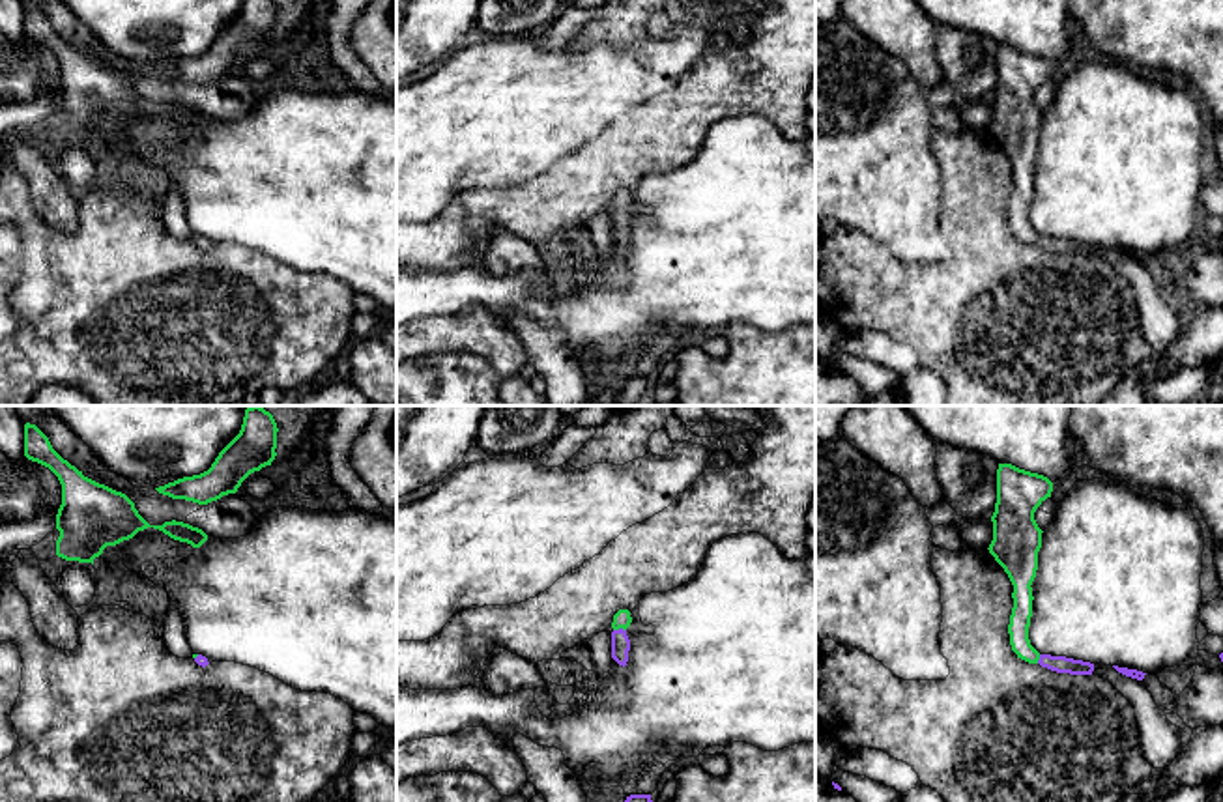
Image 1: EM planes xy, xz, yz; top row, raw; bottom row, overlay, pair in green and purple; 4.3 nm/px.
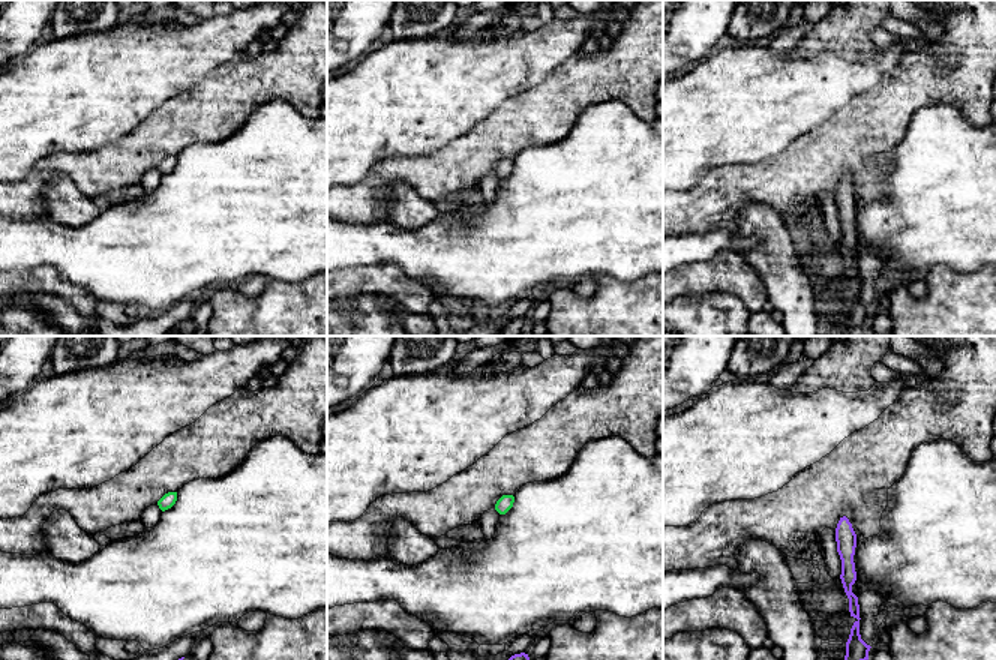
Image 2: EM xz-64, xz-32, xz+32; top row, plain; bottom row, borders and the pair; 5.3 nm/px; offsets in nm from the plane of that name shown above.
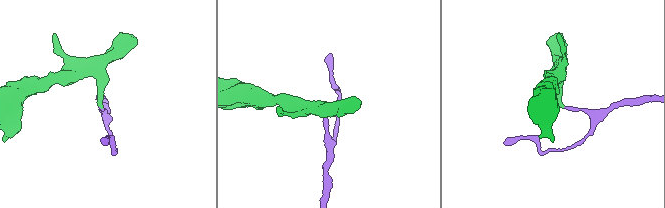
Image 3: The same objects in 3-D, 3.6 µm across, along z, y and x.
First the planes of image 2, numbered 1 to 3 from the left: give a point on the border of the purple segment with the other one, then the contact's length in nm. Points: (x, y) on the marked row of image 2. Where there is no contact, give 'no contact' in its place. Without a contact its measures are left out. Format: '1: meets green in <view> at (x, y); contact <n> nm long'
1: no contact
2: no contact
3: no contact

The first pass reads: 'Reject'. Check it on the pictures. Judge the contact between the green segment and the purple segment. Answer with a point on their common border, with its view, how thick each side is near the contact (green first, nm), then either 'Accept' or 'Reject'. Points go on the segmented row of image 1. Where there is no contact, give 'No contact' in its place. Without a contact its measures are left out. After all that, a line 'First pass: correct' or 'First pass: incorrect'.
Touches green at xz (619, 627). Thickness 80 nm (green) against 80 nm. Accept
First pass: incorrect

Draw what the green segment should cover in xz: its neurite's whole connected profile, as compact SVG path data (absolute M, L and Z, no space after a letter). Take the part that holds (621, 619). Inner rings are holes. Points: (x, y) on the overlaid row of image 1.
M619 609L613 615L613 623L612 623L612 658L619 664L619 666L626 666L628 662L628 651L630 651L630 639L626 636L626 628L630 626L632 617L628 609Z

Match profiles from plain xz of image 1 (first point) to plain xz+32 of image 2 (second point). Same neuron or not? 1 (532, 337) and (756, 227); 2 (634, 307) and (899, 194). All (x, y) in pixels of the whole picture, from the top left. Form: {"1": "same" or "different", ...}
{"1": "same", "2": "same"}

